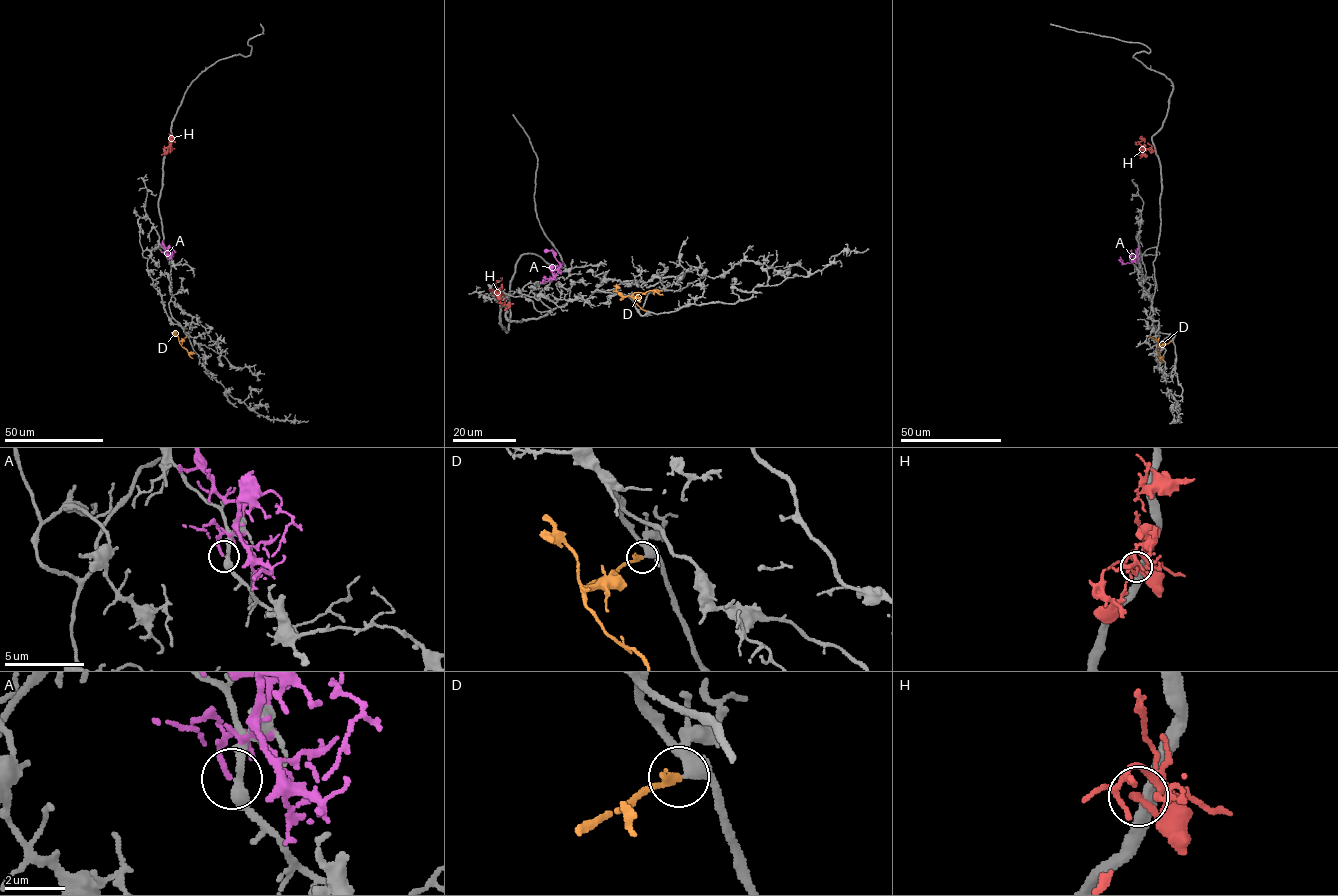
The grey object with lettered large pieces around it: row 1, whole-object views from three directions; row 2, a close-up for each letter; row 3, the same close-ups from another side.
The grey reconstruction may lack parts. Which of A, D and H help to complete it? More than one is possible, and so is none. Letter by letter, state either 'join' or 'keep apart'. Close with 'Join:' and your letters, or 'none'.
A: keep apart
D: join
H: keep apart
Join: D

